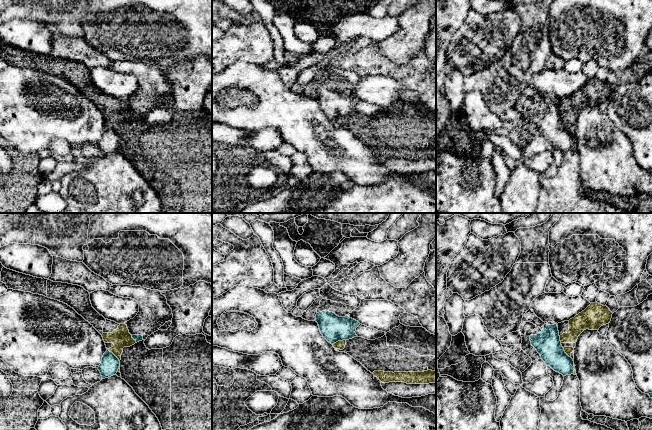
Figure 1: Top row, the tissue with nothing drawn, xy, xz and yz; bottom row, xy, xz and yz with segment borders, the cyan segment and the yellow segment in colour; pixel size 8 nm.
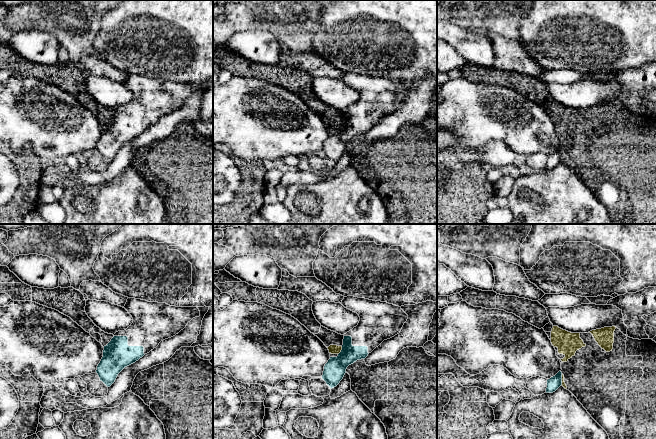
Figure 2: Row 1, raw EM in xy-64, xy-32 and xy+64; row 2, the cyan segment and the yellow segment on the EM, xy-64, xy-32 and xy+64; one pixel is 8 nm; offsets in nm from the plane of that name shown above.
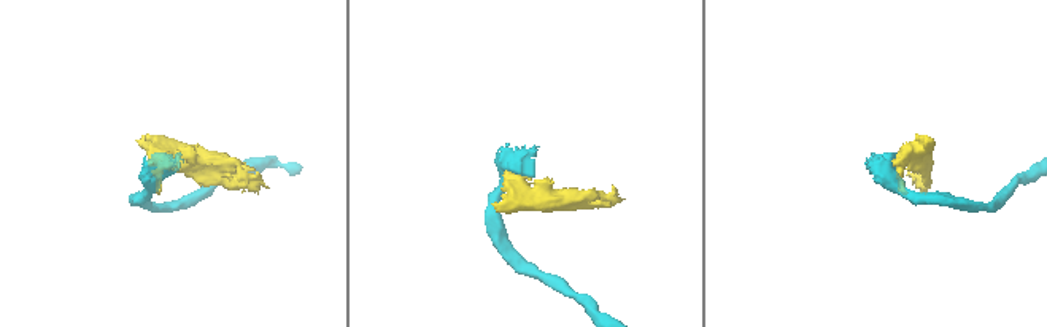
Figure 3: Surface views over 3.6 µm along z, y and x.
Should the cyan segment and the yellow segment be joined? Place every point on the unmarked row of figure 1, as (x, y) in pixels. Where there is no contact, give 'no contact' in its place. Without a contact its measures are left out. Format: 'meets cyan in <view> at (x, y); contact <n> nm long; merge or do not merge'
meets cyan in xz at (338, 116); contact 120 nm long; do not merge

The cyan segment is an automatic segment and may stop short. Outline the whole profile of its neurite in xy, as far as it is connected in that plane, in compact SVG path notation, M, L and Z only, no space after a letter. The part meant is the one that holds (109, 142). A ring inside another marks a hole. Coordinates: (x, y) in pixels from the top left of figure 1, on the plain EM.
M107 125L107 127L104 129L102 133L101 140L98 143L102 155L116 151L119 142L120 142L119 135Z

